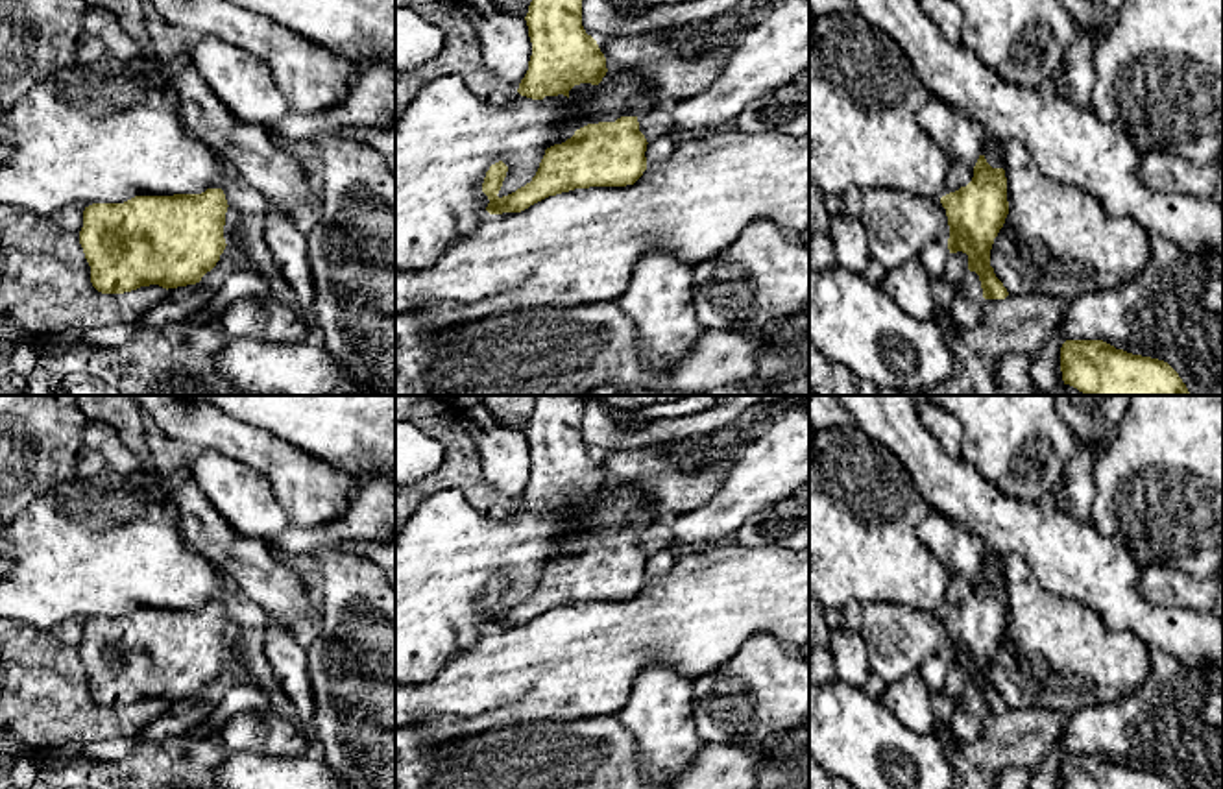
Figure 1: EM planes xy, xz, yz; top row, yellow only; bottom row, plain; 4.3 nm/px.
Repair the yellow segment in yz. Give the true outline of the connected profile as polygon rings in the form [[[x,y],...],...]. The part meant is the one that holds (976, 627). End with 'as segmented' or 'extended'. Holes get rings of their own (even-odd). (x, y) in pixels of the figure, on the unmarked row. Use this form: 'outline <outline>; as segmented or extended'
outline [[[1001,552],[987,554],[972,595],[942,610],[940,617],[950,639],[950,667],[968,669],[968,684],[979,689],[985,713],[1005,713],[1009,706],[990,680],[994,652],[1009,628]]]; extended

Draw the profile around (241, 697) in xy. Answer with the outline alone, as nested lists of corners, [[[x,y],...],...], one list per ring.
[[[235,684],[227,689],[222,702],[203,721],[207,737],[216,737],[220,728],[238,713],[268,713],[270,700],[262,689],[249,684]]]

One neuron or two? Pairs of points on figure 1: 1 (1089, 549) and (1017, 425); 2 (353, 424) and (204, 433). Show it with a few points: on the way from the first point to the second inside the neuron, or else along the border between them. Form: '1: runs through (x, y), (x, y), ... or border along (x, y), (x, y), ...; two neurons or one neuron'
1: border along (1004, 494), (1015, 499), (1046, 499); two neurons
2: border along (226, 414), (263, 427), (302, 451); two neurons

